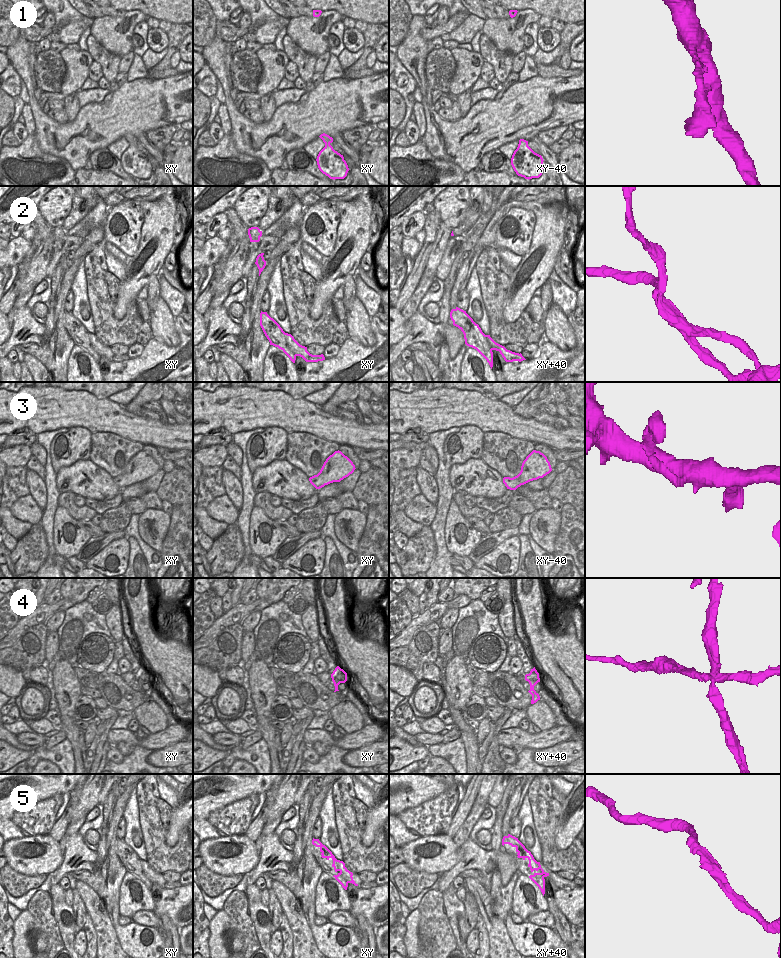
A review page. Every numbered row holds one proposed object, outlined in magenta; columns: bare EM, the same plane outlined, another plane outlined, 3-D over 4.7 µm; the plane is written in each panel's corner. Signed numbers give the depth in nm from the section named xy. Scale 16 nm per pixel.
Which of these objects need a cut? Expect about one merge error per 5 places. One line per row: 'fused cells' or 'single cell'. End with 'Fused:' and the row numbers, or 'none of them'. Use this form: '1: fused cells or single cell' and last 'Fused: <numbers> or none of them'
1: single cell
2: fused cells
3: single cell
4: fused cells
5: single cell
Fused: 2, 4

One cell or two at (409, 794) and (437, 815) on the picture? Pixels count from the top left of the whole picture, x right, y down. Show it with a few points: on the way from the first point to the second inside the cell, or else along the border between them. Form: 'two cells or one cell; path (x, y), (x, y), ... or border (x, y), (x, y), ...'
two cells; border (442, 792), (414, 807), (405, 809), (400, 814)

